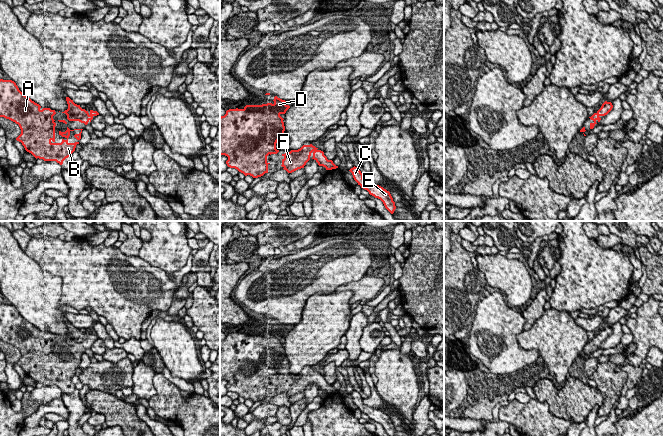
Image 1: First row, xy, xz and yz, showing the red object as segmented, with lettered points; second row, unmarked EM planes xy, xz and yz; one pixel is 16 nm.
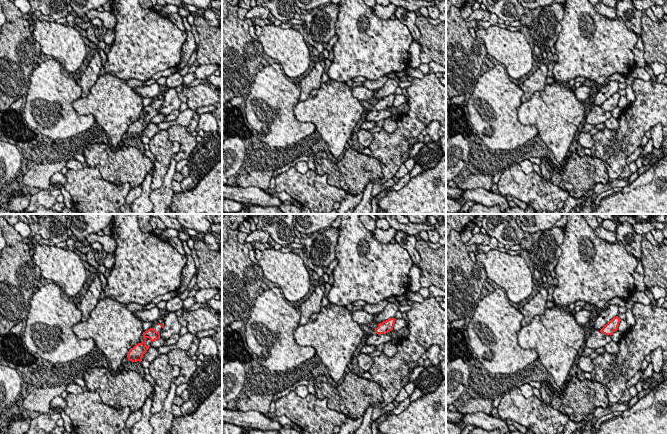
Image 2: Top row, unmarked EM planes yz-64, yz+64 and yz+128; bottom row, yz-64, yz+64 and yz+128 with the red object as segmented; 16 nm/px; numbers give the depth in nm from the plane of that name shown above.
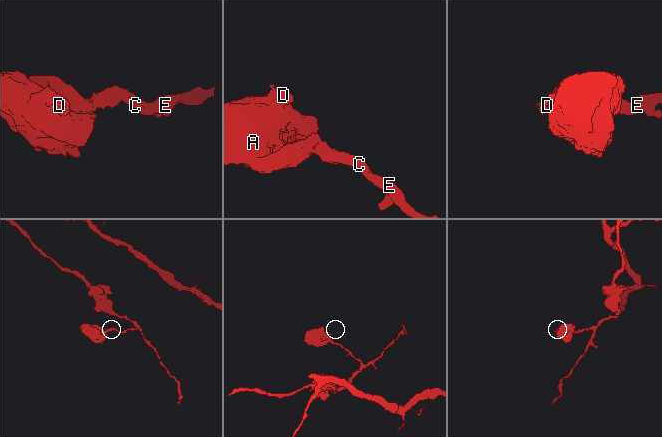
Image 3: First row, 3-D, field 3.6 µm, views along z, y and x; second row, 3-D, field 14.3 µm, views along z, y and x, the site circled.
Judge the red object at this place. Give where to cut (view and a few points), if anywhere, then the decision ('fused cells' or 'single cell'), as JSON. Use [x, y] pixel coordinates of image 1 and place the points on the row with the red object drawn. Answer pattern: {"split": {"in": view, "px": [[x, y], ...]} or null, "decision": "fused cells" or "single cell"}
{"split": null, "decision": "single cell"}

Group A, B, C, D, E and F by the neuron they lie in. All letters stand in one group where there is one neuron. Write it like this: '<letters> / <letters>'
A B C D E F

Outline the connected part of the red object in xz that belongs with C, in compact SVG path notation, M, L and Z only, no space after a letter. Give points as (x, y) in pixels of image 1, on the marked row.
M354 166L349 171L352 173L354 180L358 183L358 185L361 186L361 188L367 190L369 194L375 198L380 199L383 202L385 208L391 214L394 213L396 206L389 191L379 185L365 181L363 179L363 174L357 167Z

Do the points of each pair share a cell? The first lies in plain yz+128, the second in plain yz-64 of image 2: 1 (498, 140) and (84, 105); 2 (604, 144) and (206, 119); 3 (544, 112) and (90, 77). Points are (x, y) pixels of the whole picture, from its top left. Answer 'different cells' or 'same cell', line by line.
1: different cells
2: different cells
3: different cells

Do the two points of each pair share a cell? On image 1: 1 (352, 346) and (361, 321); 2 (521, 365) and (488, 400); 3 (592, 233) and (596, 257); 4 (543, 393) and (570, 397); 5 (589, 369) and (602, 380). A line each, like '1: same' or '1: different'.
1: same
2: different
3: different
4: same
5: different

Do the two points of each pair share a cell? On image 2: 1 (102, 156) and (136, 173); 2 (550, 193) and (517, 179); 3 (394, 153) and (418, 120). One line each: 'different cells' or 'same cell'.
1: same cell
2: same cell
3: same cell

